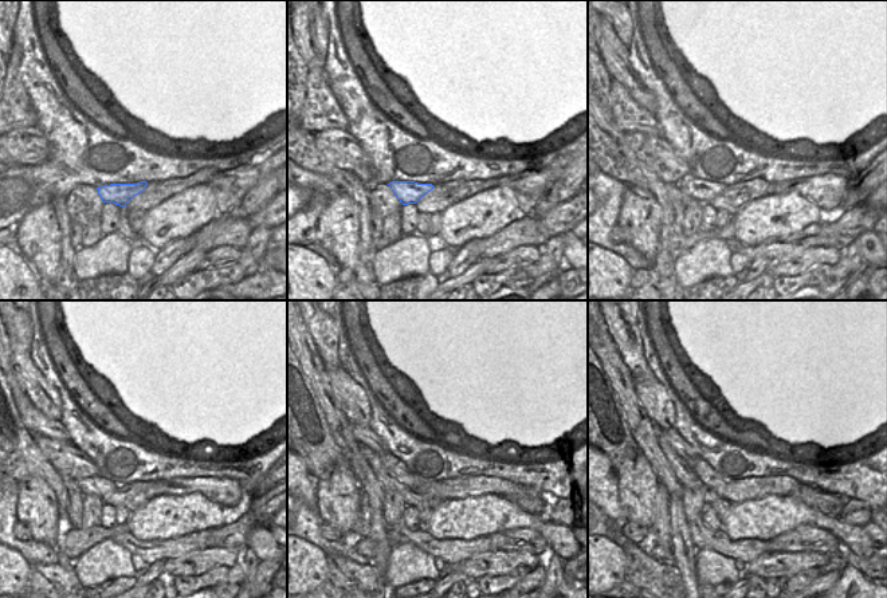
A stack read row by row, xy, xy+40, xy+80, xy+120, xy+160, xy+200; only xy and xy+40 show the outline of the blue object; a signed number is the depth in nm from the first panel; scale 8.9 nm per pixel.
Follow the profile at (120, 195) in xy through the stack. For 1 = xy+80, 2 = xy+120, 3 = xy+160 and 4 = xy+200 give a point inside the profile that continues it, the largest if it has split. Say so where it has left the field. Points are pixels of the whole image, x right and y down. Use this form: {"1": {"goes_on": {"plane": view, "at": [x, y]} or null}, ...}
{"1": {"goes_on": {"plane": "xy+80", "at": [703, 191]}}, "2": {"goes_on": {"plane": "xy+120", "at": [97, 486]}}, "3": {"goes_on": {"plane": "xy+160", "at": [360, 459]}}, "4": {"goes_on": {"plane": "xy+200", "at": [647, 435]}}}

